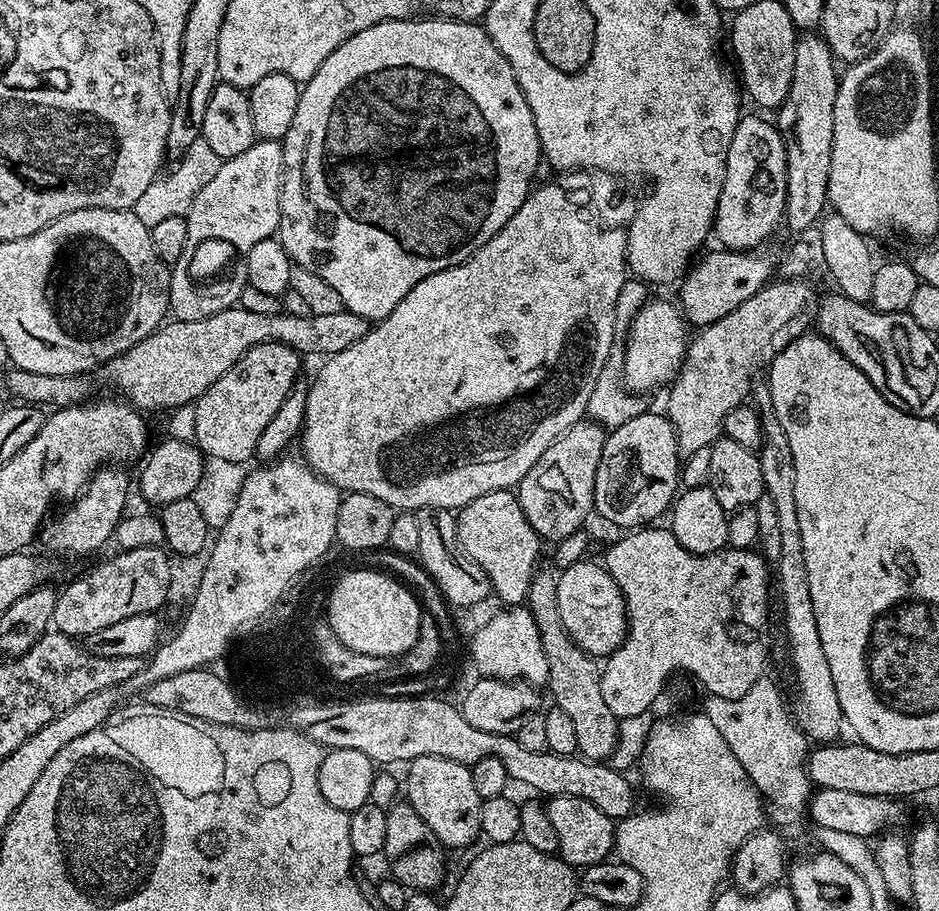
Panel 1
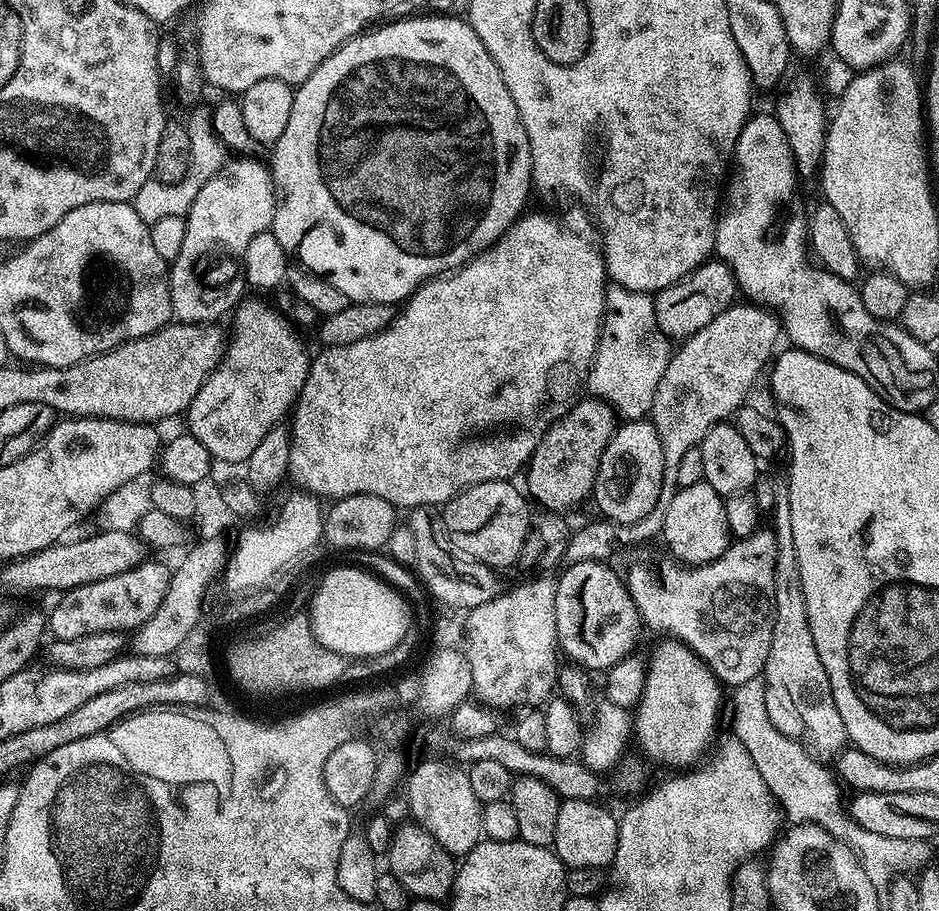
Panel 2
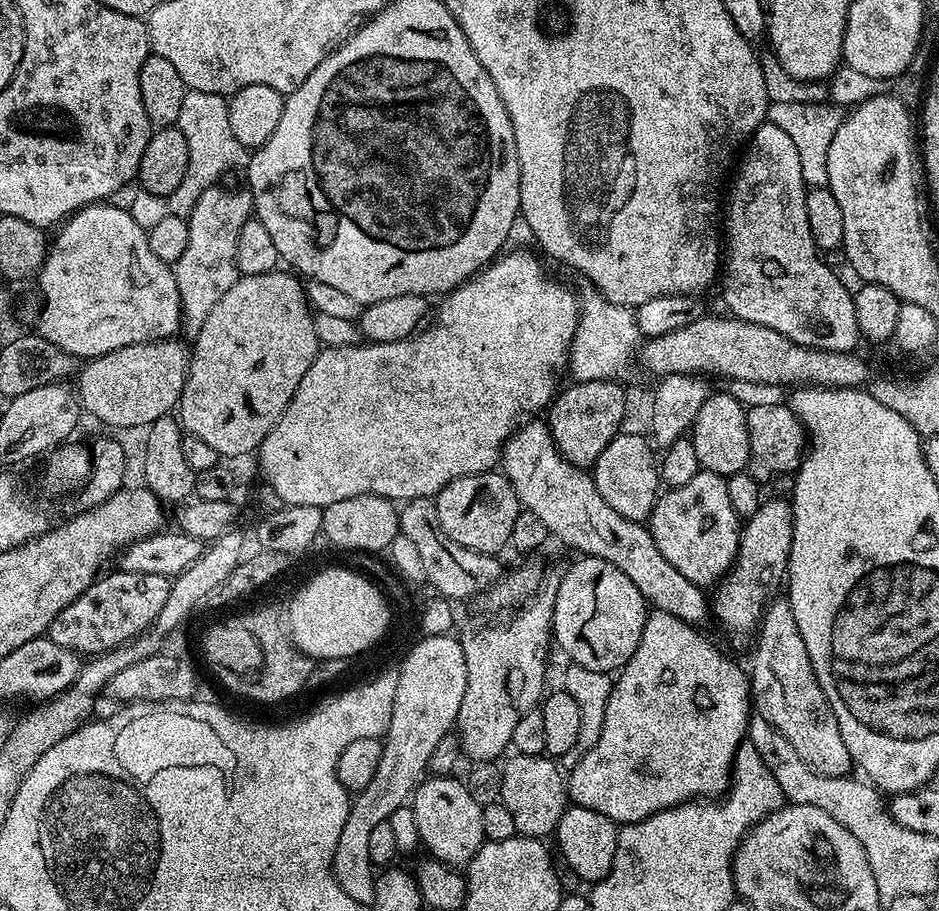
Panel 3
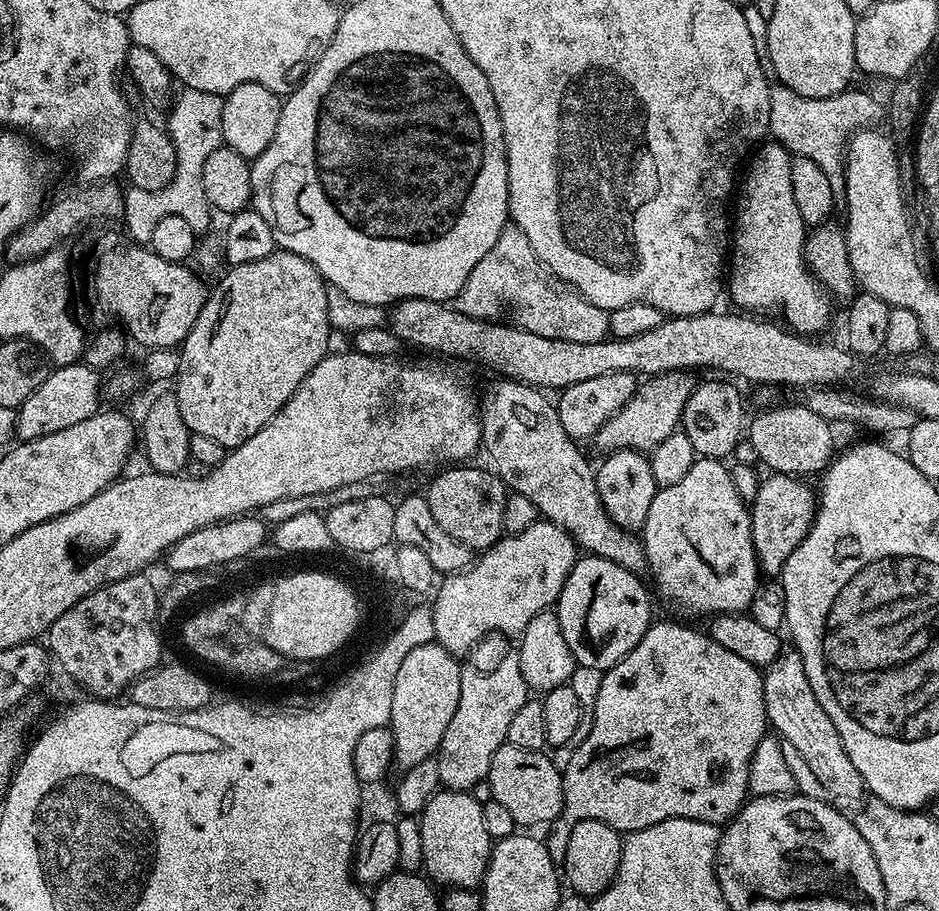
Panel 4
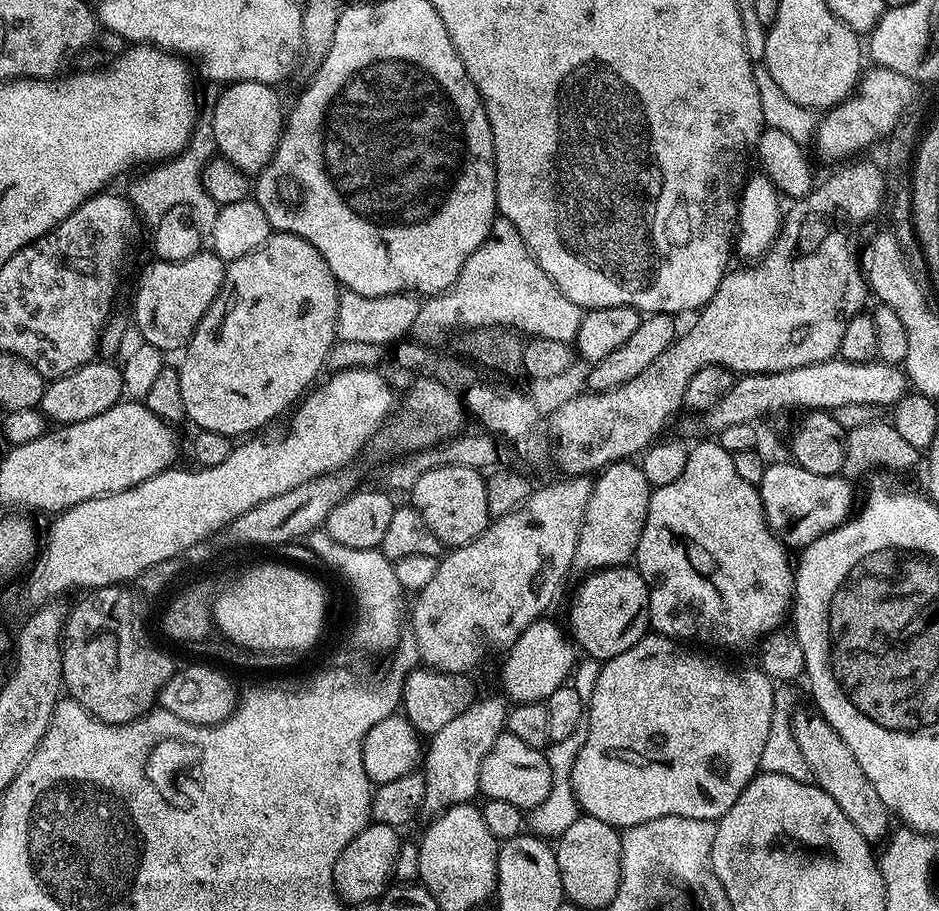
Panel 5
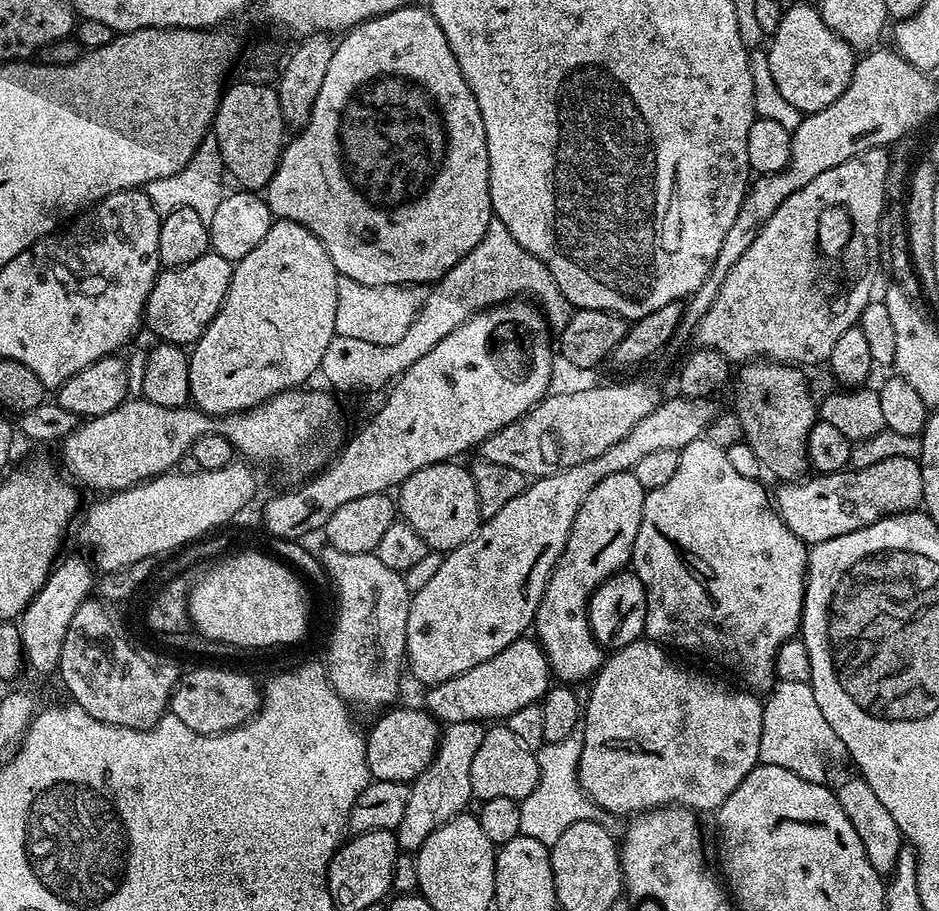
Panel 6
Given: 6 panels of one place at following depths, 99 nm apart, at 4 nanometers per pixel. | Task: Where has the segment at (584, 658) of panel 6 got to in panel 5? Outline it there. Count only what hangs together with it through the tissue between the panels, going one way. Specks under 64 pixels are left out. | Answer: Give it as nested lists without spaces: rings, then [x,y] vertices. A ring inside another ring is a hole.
[[[639,463],[610,464],[595,477],[590,502],[580,524],[580,537],[576,547],[577,569],[599,570],[627,565],[636,555],[636,547],[642,538],[642,526],[646,526],[646,514],[654,489],[646,482]]]

